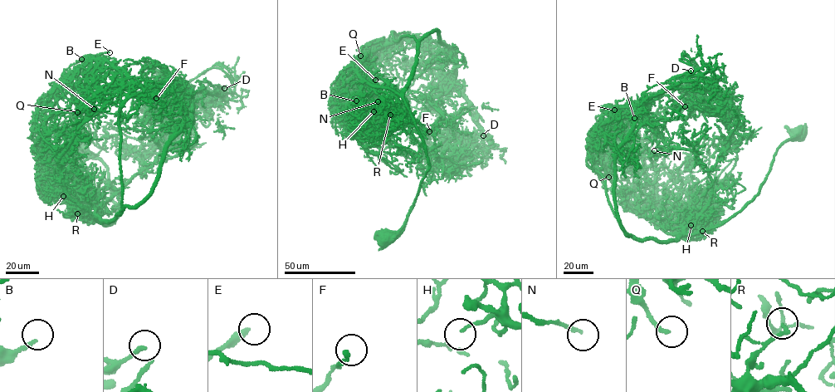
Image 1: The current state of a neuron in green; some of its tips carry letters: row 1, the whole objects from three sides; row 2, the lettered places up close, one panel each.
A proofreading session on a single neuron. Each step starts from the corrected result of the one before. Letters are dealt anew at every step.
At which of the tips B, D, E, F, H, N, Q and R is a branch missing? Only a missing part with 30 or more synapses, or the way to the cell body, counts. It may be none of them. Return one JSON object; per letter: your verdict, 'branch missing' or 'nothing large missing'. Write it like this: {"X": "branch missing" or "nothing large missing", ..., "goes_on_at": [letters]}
{"B": "nothing large missing", "D": "nothing large missing", "E": "nothing large missing", "F": "nothing large missing", "H": "nothing large missing", "N": "nothing large missing", "Q": "nothing large missing", "R": "nothing large missing", "goes_on_at": []}

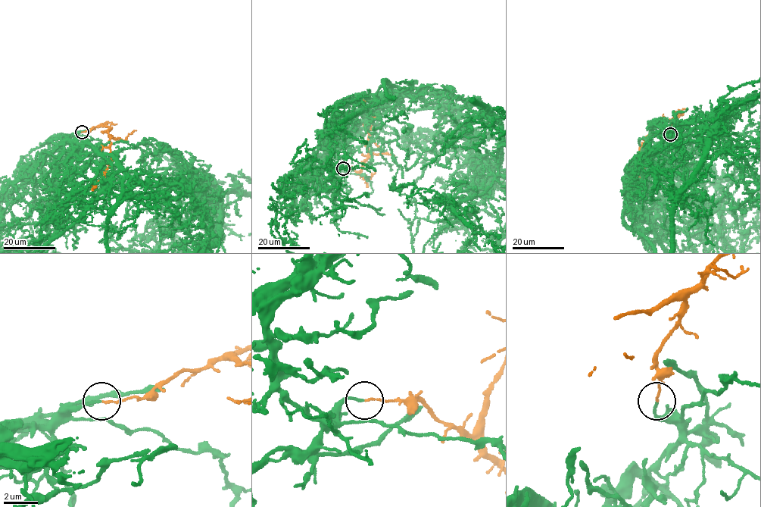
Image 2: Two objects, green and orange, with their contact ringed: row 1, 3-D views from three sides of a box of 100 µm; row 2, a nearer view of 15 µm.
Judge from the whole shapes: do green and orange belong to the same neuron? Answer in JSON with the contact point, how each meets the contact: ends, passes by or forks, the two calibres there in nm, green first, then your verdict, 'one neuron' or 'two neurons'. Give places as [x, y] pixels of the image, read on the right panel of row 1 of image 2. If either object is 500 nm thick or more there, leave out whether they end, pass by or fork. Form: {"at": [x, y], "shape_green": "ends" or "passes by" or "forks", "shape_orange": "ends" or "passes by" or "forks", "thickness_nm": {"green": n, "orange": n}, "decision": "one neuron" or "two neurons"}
{"at": [670, 134], "shape_green": "ends", "shape_orange": "ends", "thickness_nm": {"green": 140, "orange": 90}, "decision": "two neurons"}

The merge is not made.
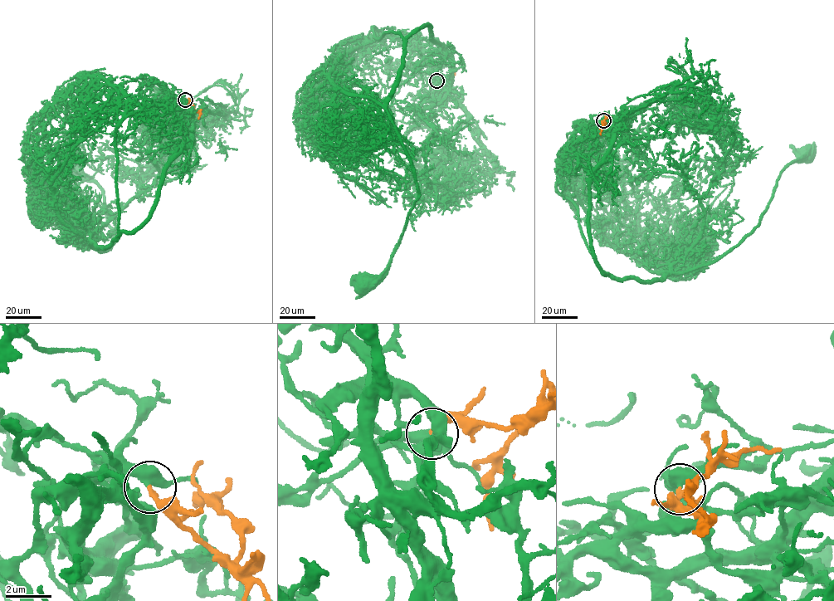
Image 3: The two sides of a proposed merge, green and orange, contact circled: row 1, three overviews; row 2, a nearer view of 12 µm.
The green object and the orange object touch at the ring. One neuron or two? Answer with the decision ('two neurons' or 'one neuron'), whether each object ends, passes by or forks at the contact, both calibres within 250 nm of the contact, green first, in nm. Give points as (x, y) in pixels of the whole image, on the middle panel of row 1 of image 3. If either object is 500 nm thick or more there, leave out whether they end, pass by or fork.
one neuron; green forks; orange ends; calibres 400 and 240 nm

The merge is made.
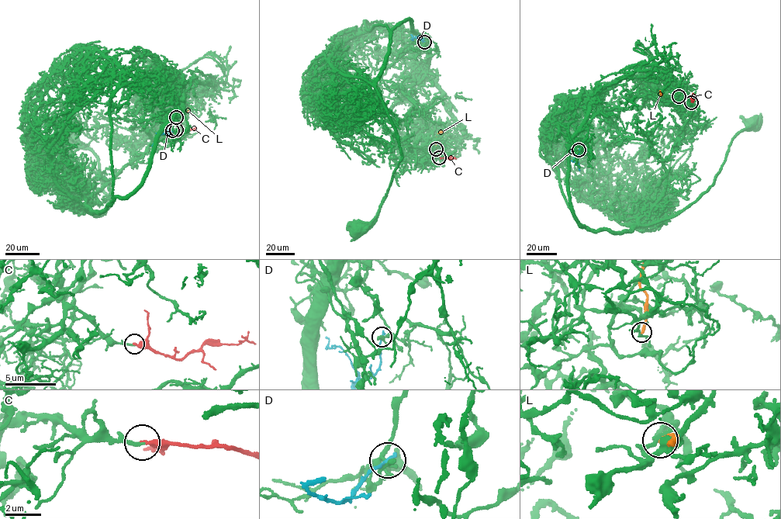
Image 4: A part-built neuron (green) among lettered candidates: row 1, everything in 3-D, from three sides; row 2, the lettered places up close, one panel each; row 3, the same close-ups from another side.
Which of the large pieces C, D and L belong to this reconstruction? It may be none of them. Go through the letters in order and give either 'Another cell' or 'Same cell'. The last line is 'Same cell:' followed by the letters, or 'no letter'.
C: Same cell
D: Another cell
L: Another cell
Same cell: C

